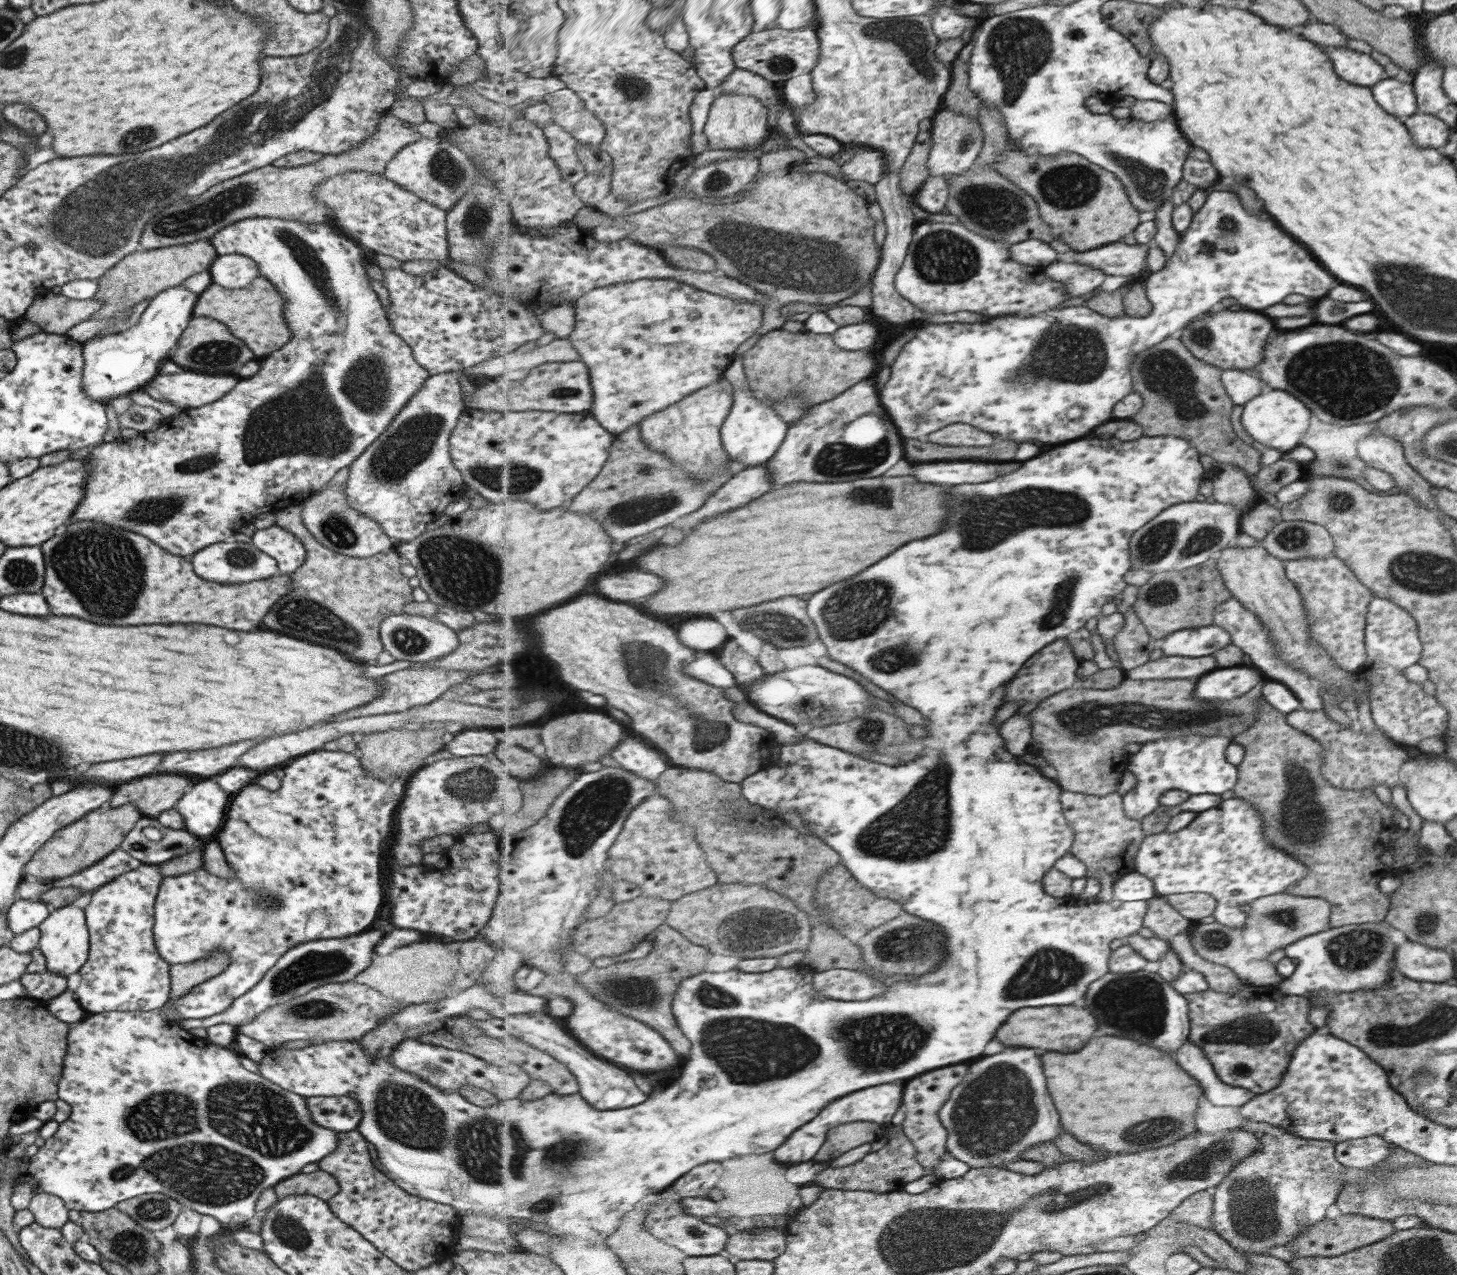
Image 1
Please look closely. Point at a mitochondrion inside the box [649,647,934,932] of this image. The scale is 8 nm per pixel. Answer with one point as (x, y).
(870, 730)

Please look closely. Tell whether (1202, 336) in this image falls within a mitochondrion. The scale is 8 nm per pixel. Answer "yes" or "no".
yes

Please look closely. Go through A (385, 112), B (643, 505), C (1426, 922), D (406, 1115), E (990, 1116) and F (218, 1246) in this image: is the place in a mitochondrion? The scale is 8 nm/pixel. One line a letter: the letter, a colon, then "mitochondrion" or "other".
A: other
B: mitochondrion
C: mitochondrion
D: mitochondrion
E: mitochondrion
F: other

